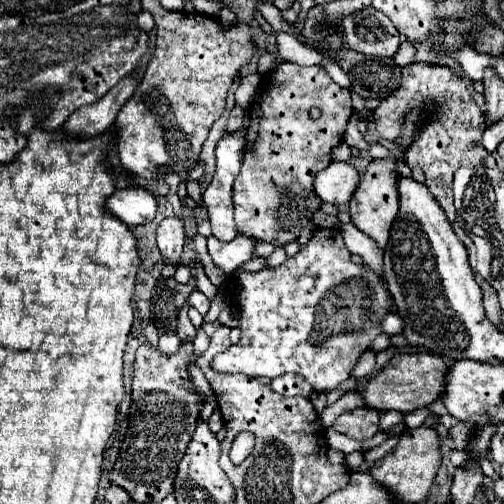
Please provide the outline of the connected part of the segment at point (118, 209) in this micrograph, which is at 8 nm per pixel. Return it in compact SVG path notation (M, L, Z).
M115 189L113 195L105 201L107 211L123 221L129 227L149 223L157 215L155 197L145 189Z

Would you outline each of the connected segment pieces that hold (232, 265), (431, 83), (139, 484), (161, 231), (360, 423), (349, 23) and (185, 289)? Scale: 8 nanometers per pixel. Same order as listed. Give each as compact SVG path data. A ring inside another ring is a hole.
M241 233L229 243L221 243L215 237L207 239L207 247L213 263L219 269L223 269L227 275L233 275L237 267L253 259L255 243L257 243L255 239L249 239L247 235L241 235Z
M419 61L403 69L403 81L399 89L387 99L383 99L381 105L375 109L379 135L383 139L397 141L405 127L407 111L417 107L429 107L429 119L419 123L419 131L415 131L413 143L405 151L405 161L409 167L423 169L425 183L445 209L445 215L451 221L455 233L459 237L465 237L461 227L457 227L455 223L451 181L459 167L479 167L479 165L495 167L493 155L481 147L481 135L487 129L483 111L475 105L465 81L459 75L455 75L447 65L433 65Z
M183 343L175 355L161 355L155 347L141 345L133 363L133 403L131 403L131 415L129 415L129 429L123 439L119 457L115 461L115 467L111 471L111 483L123 487L133 501L137 503L159 503L165 495L173 491L173 479L177 473L177 465L191 441L191 435L195 431L195 423L199 419L199 411L203 407L203 399L199 393L195 393L189 375L187 375L187 363L195 361L193 345Z
M167 217L161 221L157 229L157 247L165 259L165 265L179 265L181 249L185 243L185 231L183 231L183 221L173 217Z
M365 407L345 411L341 417L337 417L333 429L351 439L367 441L379 431L379 413L375 409L365 409Z
M367 7L355 19L345 17L341 21L347 45L369 57L393 57L401 45L401 33L393 27L387 15Z
M159 277L151 295L151 319L153 325L163 331L177 331L179 311L189 297L189 285L177 283L175 277Z

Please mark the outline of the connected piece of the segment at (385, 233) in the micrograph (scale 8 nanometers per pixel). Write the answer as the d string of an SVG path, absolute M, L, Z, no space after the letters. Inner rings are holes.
M375 159L369 163L365 175L361 177L357 191L353 193L353 199L349 201L349 215L351 223L369 235L379 249L385 249L385 243L389 239L389 229L399 211L399 193L397 193L397 165L395 159Z

